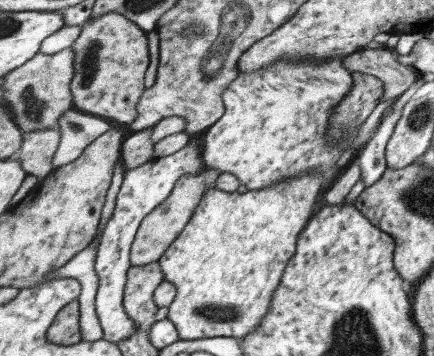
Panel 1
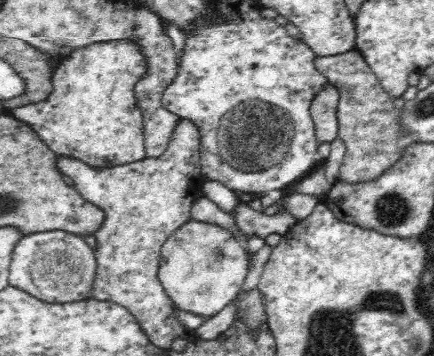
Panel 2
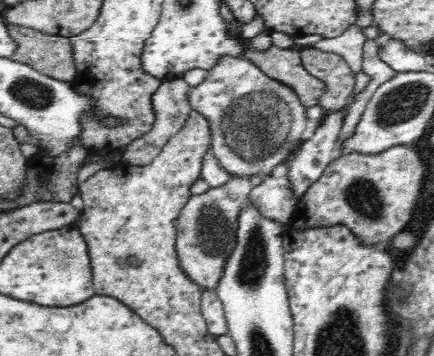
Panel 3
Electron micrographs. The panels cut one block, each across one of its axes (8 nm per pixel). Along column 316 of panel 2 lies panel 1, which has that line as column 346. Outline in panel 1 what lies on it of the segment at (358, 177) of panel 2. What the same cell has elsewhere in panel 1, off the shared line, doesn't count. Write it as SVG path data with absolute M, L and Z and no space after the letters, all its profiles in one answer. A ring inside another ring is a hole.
M387 48L379 50L359 50L353 52L343 60L343 66L353 74L353 72L363 72L379 78L383 82L383 94L381 100L389 98L399 98L413 82L417 72L413 68L405 68L395 60L395 52Z

